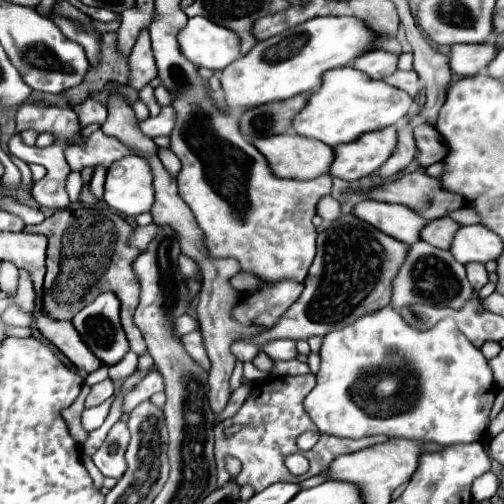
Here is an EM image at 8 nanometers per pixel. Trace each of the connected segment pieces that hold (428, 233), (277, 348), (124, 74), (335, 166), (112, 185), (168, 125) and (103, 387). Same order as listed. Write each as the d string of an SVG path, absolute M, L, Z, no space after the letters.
M442 217L442 219L434 219L430 223L426 223L426 227L422 229L420 239L438 247L438 249L450 249L452 237L456 233L460 225L454 223L450 217Z
M278 339L278 341L270 341L262 347L262 351L266 351L266 355L270 355L274 361L288 361L288 359L296 359L298 351L296 351L296 341L290 339Z
M104 33L100 37L100 59L98 63L90 63L90 71L86 71L86 79L68 91L62 93L64 101L74 107L88 99L90 95L102 91L104 83L116 81L116 83L126 83L128 81L128 59L120 57L116 53L116 33Z
M384 127L380 131L364 133L352 143L344 143L334 147L334 163L330 165L330 175L356 181L362 179L376 169L392 155L396 147L396 127Z
M128 155L108 167L104 201L126 217L150 211L154 203L152 173L144 159Z
M164 107L158 117L148 117L144 123L140 123L140 129L152 139L158 135L170 135L172 127L174 127L174 109L172 107Z
M110 379L102 381L102 383L96 383L90 391L90 395L86 397L86 407L96 407L100 405L102 401L106 401L110 395L114 393L114 383Z

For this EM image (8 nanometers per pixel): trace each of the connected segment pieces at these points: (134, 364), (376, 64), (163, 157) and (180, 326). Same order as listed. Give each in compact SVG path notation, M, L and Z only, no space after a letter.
M128 351L122 361L118 361L116 365L110 367L110 379L112 379L112 381L126 379L126 377L132 375L136 369L138 369L138 355L134 355L132 351Z
M378 49L378 51L370 51L358 57L354 61L354 69L366 73L370 79L382 81L386 75L392 75L396 71L396 63L398 63L398 55Z
M158 149L158 157L164 163L164 167L168 171L172 171L172 175L178 175L178 171L180 171L180 159L170 149Z
M180 315L178 319L174 319L174 337L178 337L178 339L196 329L198 329L198 321L188 315Z

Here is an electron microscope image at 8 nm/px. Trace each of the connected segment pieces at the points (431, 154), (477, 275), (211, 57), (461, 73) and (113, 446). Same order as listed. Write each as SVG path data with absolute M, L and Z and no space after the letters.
M416 125L414 127L414 137L416 137L416 147L418 147L418 163L422 167L428 167L432 163L438 163L446 157L446 143L442 135L436 131L432 125Z
M466 263L466 271L468 271L468 281L476 291L480 291L488 283L488 273L482 263Z
M206 17L188 19L186 27L178 33L178 45L190 63L212 71L220 71L240 57L238 35Z
M494 43L476 45L452 45L452 73L458 77L470 77L488 67L488 63L498 55Z
M118 421L106 441L102 443L102 447L94 453L92 461L94 465L102 471L104 477L114 477L114 479L120 479L126 471L126 461L124 461L124 451L128 447L128 441L130 441L130 431L126 427L124 421Z

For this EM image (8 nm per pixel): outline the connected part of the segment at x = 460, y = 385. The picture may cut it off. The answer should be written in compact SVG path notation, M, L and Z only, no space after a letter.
M388 305L372 315L360 317L340 331L328 333L320 357L322 363L316 373L316 387L304 399L304 409L320 433L346 439L386 435L444 447L474 443L486 433L496 397L492 371L480 349L458 331L454 319L444 319L430 331L416 331Z

